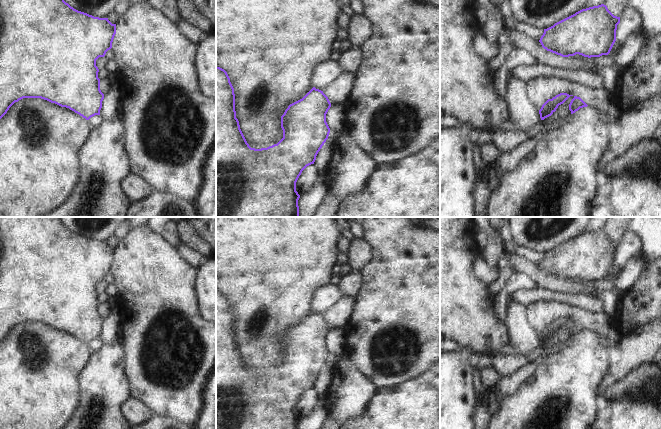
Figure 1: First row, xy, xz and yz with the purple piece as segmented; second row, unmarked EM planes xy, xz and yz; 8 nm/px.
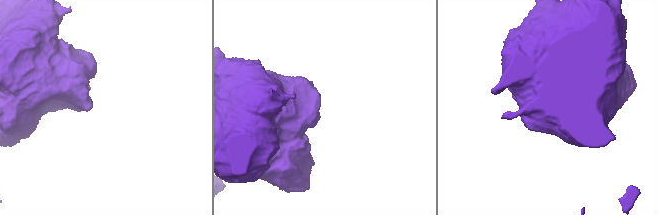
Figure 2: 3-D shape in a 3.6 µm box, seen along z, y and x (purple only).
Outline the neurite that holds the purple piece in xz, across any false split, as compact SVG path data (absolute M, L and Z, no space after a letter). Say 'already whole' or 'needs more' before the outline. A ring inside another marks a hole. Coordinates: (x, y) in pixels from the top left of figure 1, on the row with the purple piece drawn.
already whole | M216 66L216 217L299 217L296 182L302 171L314 164L330 128L326 114L331 107L323 91L313 87L302 99L290 104L281 116L283 138L267 148L251 148L236 118L234 88L227 72Z

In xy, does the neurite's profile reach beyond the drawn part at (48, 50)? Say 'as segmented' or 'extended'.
as segmented

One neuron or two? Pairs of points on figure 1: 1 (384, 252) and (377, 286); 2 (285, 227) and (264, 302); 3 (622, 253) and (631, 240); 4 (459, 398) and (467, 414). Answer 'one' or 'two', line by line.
1: one
2: one
3: one
4: one

